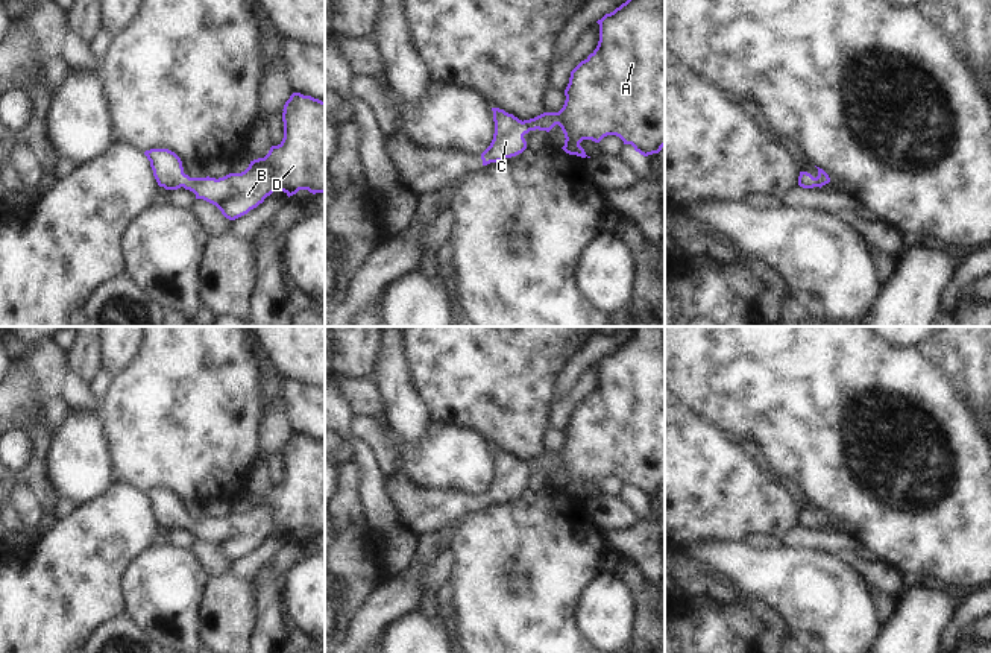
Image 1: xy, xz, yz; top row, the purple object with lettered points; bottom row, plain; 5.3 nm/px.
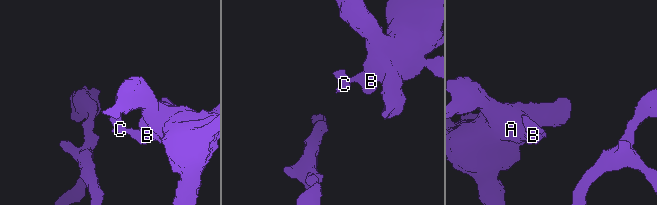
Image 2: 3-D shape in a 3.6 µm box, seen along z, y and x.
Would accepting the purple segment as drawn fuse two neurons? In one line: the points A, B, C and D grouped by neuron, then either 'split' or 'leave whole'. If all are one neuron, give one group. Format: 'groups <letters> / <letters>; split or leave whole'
groups A B C D; leave whole

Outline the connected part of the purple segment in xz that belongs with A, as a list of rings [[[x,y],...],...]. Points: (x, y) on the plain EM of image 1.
[[[633,326],[630,339],[606,354],[599,364],[599,381],[596,389],[581,401],[572,412],[565,430],[565,445],[558,453],[543,453],[530,460],[519,460],[499,448],[492,448],[495,474],[490,486],[481,494],[483,506],[516,497],[527,489],[524,478],[530,471],[549,472],[558,465],[565,474],[565,486],[569,495],[586,498],[580,486],[583,480],[599,483],[607,475],[619,477],[624,484],[631,484],[643,497],[659,494],[665,486],[665,326]]]

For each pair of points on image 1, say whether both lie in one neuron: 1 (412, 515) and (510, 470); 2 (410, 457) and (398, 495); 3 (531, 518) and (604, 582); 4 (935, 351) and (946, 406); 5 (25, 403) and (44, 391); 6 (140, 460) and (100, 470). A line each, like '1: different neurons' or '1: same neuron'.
1: same neuron
2: different neurons
3: different neurons
4: different neurons
5: different neurons
6: different neurons

